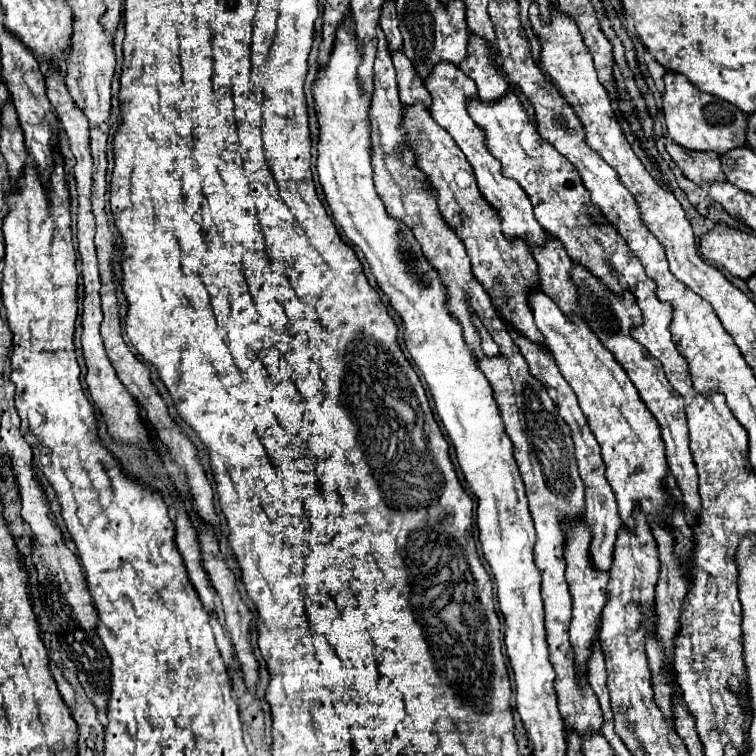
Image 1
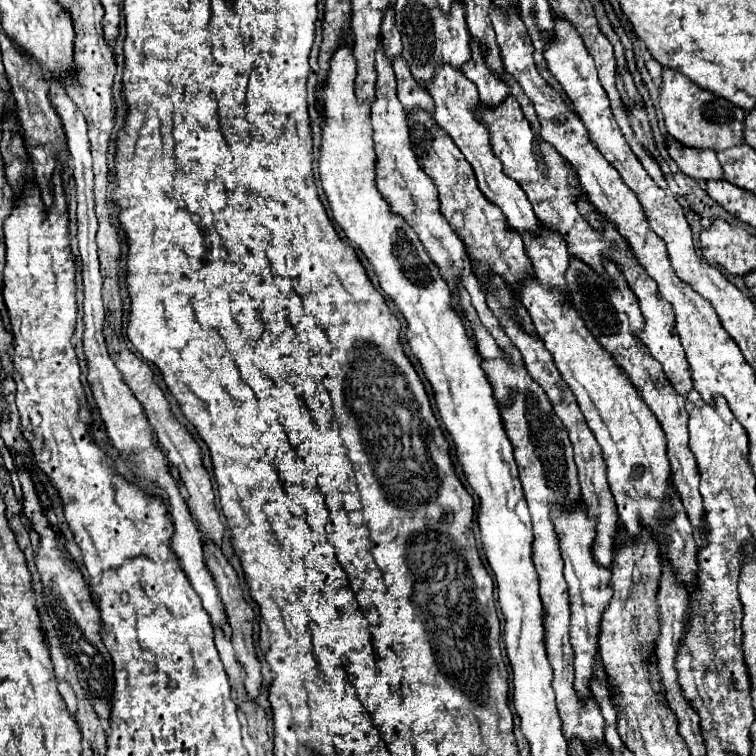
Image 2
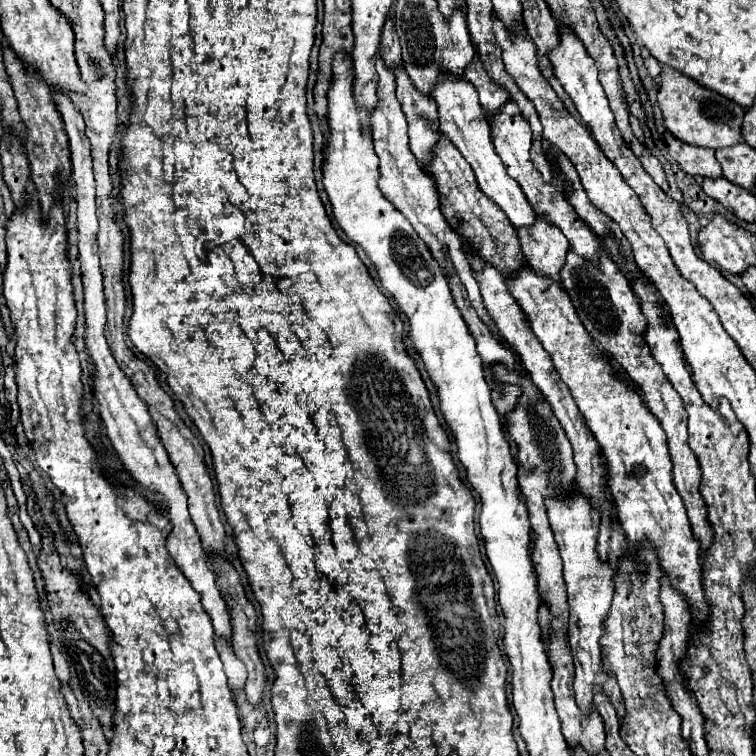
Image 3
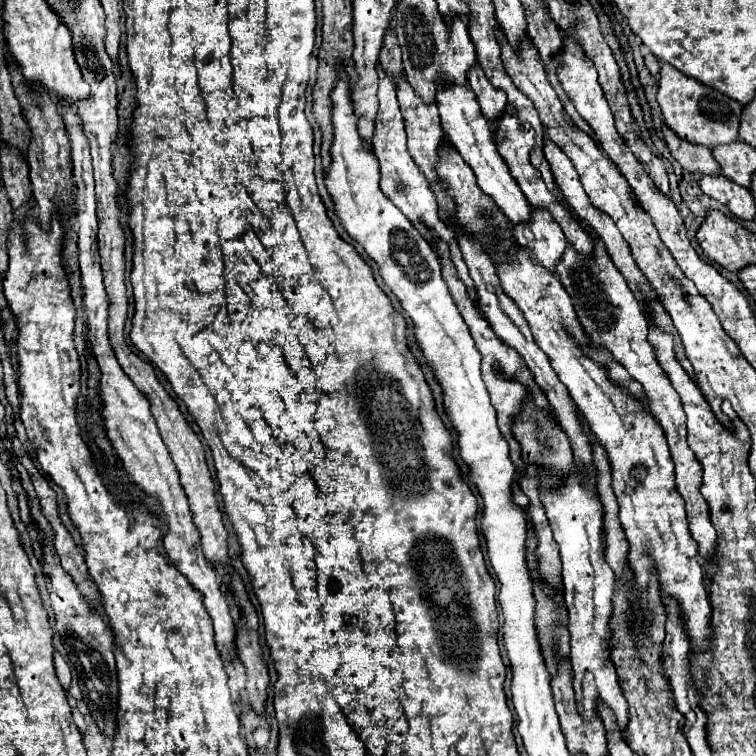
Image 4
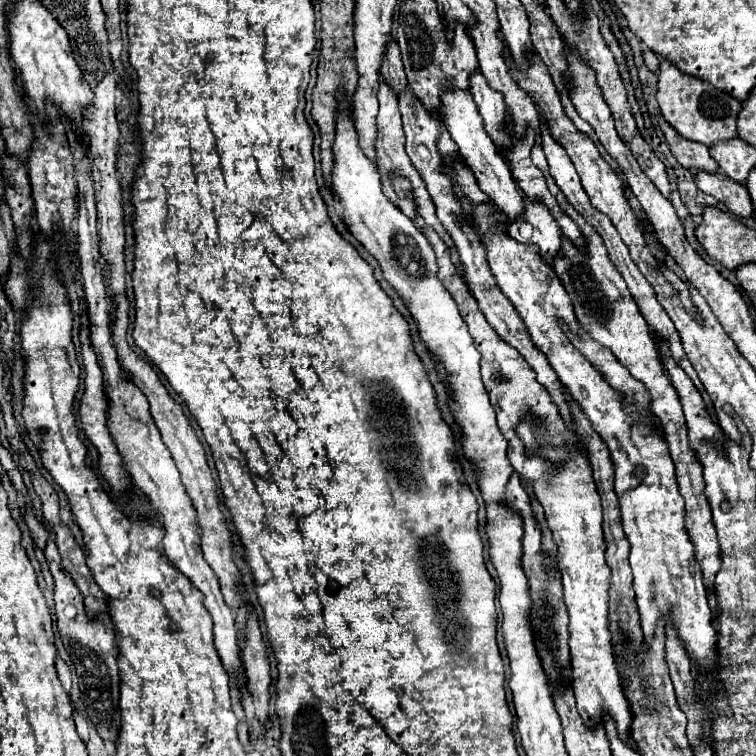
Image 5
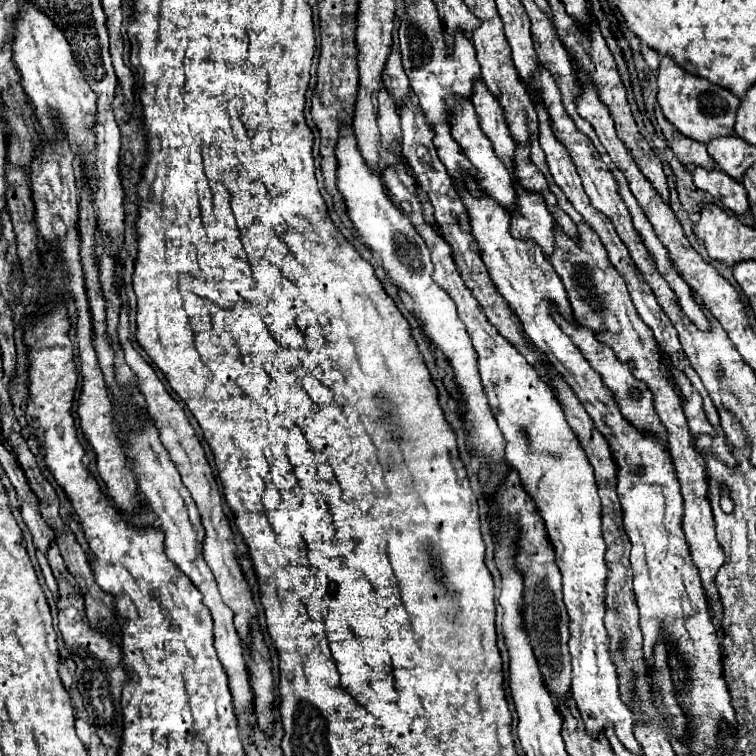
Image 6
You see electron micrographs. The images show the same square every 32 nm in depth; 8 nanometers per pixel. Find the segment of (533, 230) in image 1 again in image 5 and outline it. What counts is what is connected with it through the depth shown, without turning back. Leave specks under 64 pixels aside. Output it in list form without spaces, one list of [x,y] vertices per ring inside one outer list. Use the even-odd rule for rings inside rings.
[[[470,90],[468,92],[444,92],[444,124],[448,124],[448,132],[452,140],[456,140],[456,146],[460,148],[460,156],[468,160],[468,166],[472,168],[480,190],[492,198],[496,208],[500,208],[508,216],[510,222],[524,216],[524,194],[520,194],[520,188],[516,180],[512,178],[506,160],[502,160],[498,148],[488,136],[484,128],[484,120],[478,112],[478,106]]]

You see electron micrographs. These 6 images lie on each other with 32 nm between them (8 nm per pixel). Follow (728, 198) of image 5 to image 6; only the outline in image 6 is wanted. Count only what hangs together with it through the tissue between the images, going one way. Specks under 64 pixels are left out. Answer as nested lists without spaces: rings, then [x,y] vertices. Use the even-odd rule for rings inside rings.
[[[696,168],[694,184],[696,184],[696,188],[712,194],[716,200],[720,200],[728,210],[732,210],[736,214],[744,214],[750,210],[750,204],[746,198],[748,196],[746,188],[720,170],[706,172],[704,168]]]

